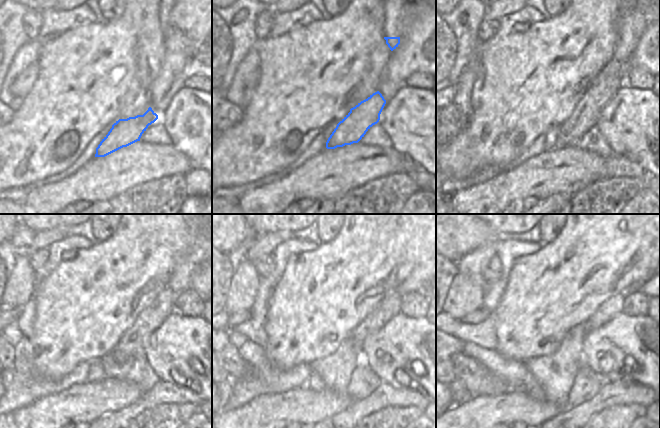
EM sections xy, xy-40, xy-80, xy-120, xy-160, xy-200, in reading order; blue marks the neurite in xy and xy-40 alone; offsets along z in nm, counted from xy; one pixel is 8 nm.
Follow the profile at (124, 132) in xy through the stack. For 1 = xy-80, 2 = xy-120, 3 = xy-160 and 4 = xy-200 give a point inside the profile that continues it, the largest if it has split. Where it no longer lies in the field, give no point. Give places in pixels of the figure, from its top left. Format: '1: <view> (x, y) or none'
1: xy-80 (585, 115)
2: xy-120 (130, 345)
3: xy-160 (390, 305)
4: xy-200 (612, 306)

